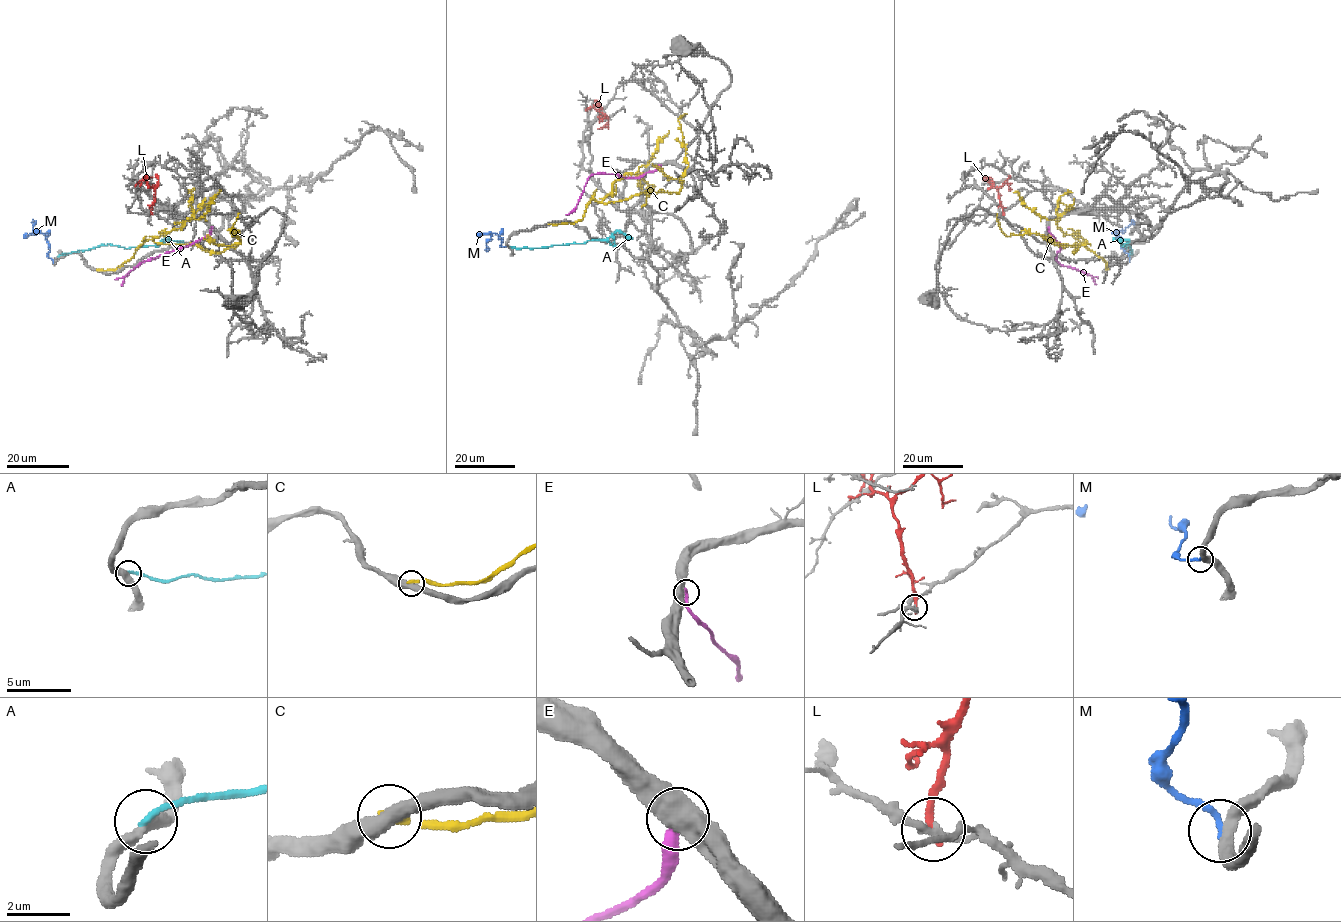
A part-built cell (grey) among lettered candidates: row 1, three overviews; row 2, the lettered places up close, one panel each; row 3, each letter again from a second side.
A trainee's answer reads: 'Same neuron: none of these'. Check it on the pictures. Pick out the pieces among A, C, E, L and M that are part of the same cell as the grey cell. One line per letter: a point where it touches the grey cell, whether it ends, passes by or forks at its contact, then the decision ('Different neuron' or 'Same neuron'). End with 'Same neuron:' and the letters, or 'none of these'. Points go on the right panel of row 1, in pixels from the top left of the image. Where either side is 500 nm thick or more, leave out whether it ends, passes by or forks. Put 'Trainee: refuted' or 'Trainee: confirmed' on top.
Trainee: confirmed
A: Touches grey at (1130, 256). It ends there. Different neuron
C: Touches grey at (1106, 269). It ends there. Different neuron
E: Touches grey at (1049, 228). Different neuron
L: Touches grey at (1003, 214). It ends there. Different neuron
M: Touches grey at (1129, 260). It ends there. Different neuron
Same neuron: none of these

